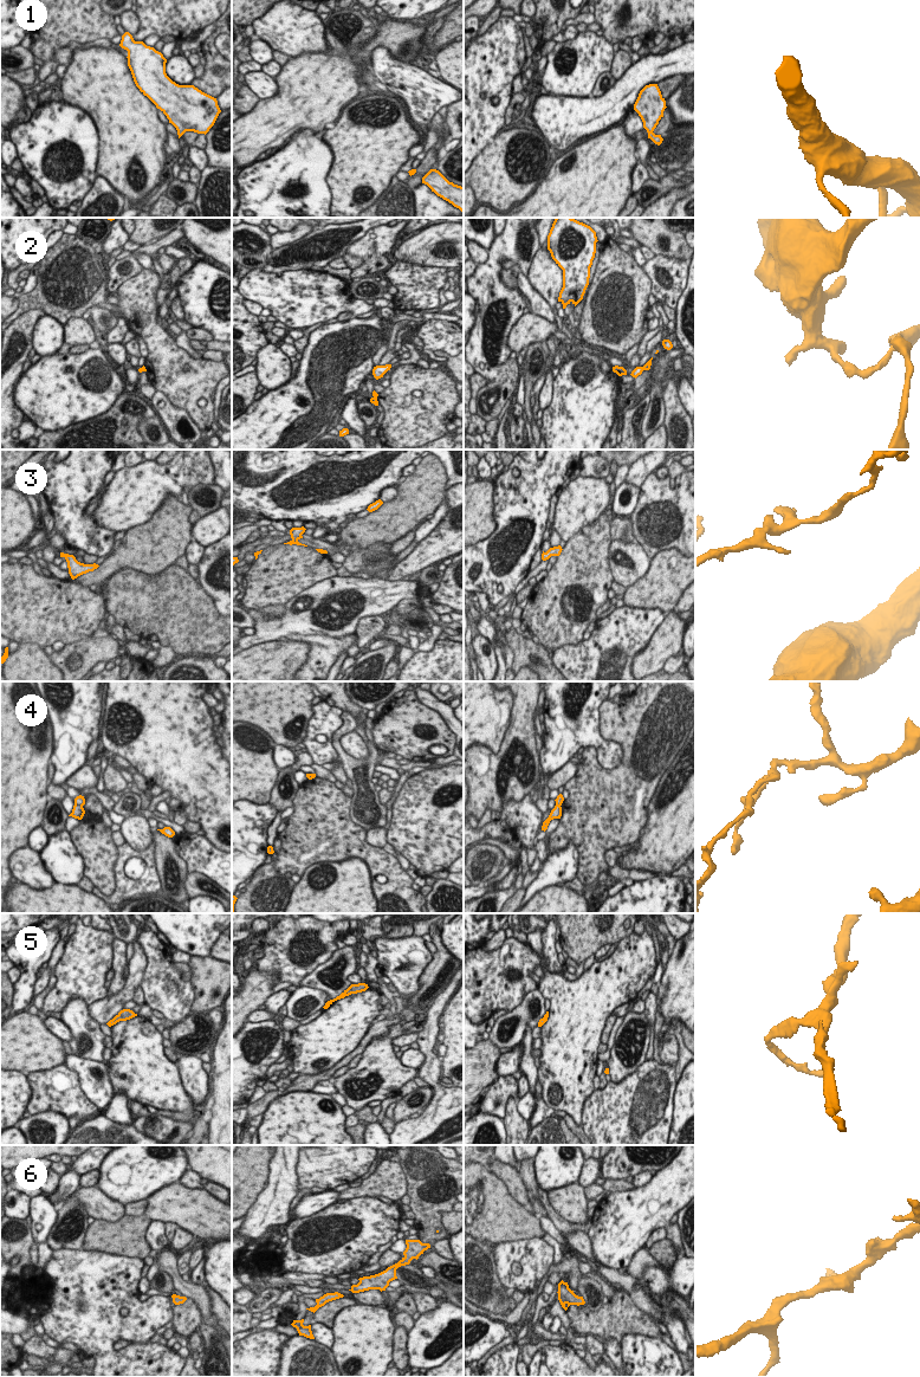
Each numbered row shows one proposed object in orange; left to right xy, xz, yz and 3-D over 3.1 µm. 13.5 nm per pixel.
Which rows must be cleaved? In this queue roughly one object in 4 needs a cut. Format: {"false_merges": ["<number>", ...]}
{"false_merges": ["2", "4"]}

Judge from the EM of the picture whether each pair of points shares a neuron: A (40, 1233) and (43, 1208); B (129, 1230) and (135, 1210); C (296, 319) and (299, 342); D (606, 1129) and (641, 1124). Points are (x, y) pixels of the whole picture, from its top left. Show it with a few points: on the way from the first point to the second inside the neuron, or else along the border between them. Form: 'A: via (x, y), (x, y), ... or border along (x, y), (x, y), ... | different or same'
A: via (41, 1227), (43, 1214) | same
B: border along (144, 1213), (138, 1216), (127, 1215) | different
C: border along (292, 329), (297, 330) | different
D: via (614, 1124), (633, 1124) | same

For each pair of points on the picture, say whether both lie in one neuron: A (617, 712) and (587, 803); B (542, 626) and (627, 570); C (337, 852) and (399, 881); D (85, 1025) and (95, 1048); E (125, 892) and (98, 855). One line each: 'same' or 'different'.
A: same
B: different
C: same
D: same
E: different

